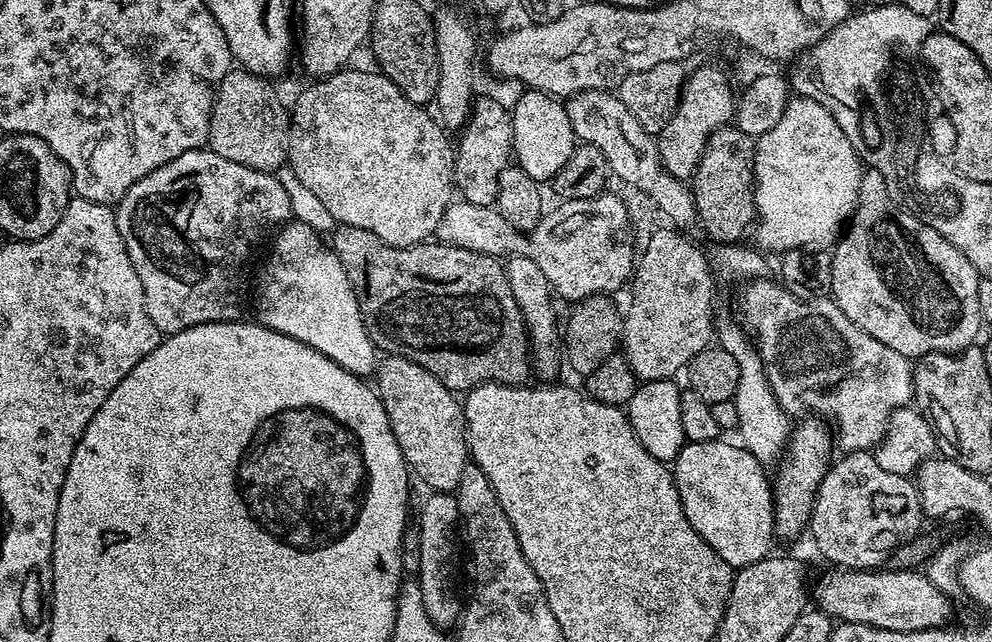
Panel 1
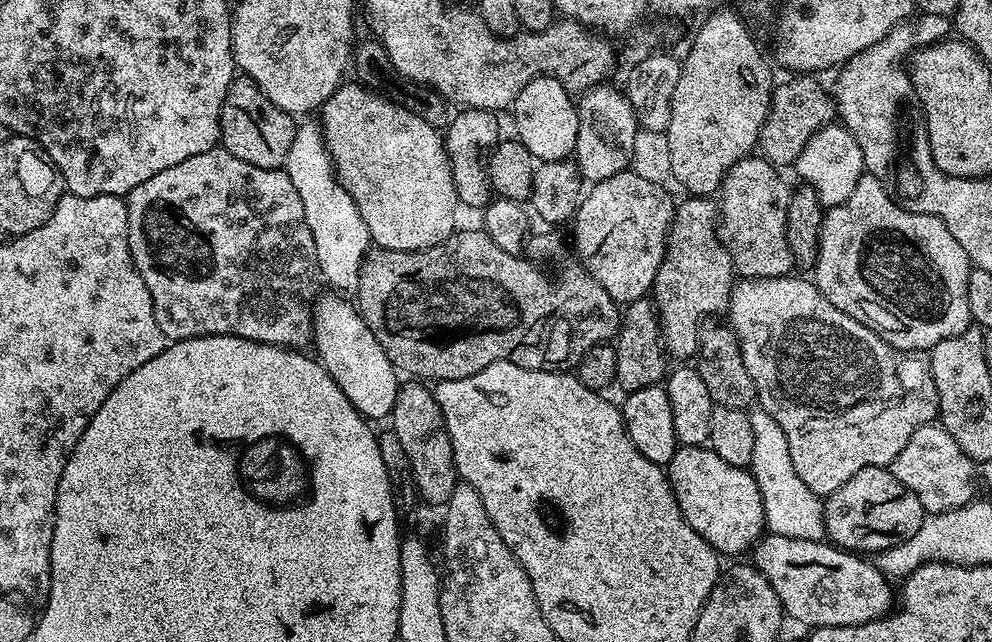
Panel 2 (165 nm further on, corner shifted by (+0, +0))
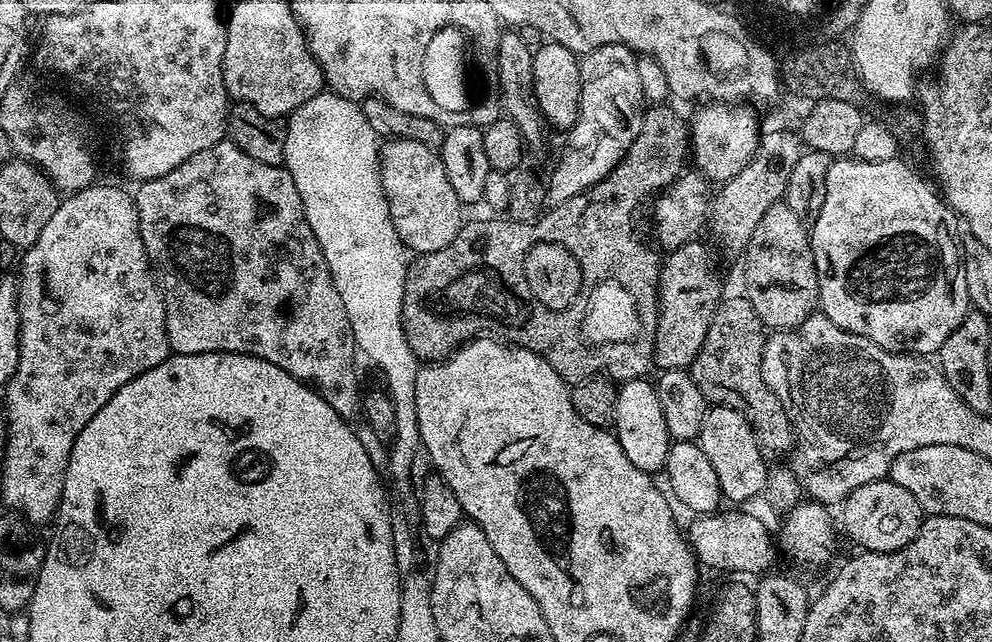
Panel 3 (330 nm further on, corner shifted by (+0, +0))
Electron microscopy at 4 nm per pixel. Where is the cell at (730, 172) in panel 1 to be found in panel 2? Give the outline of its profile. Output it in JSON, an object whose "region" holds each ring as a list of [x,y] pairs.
{"region":[[[746,156],[724,175],[718,189],[720,241],[730,254],[733,269],[744,278],[778,278],[793,271],[793,252],[787,242],[790,187],[776,172],[777,165],[768,163],[763,156]]]}

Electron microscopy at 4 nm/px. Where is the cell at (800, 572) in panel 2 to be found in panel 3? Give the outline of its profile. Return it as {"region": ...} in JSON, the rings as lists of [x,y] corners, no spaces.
{"region":[[[717,510],[700,514],[689,528],[686,528],[688,544],[696,555],[697,561],[708,568],[717,568],[720,572],[756,572],[764,574],[773,567],[772,563],[778,556],[778,548],[774,536],[768,533],[768,528],[752,512],[748,510],[732,510],[724,512]]]}

